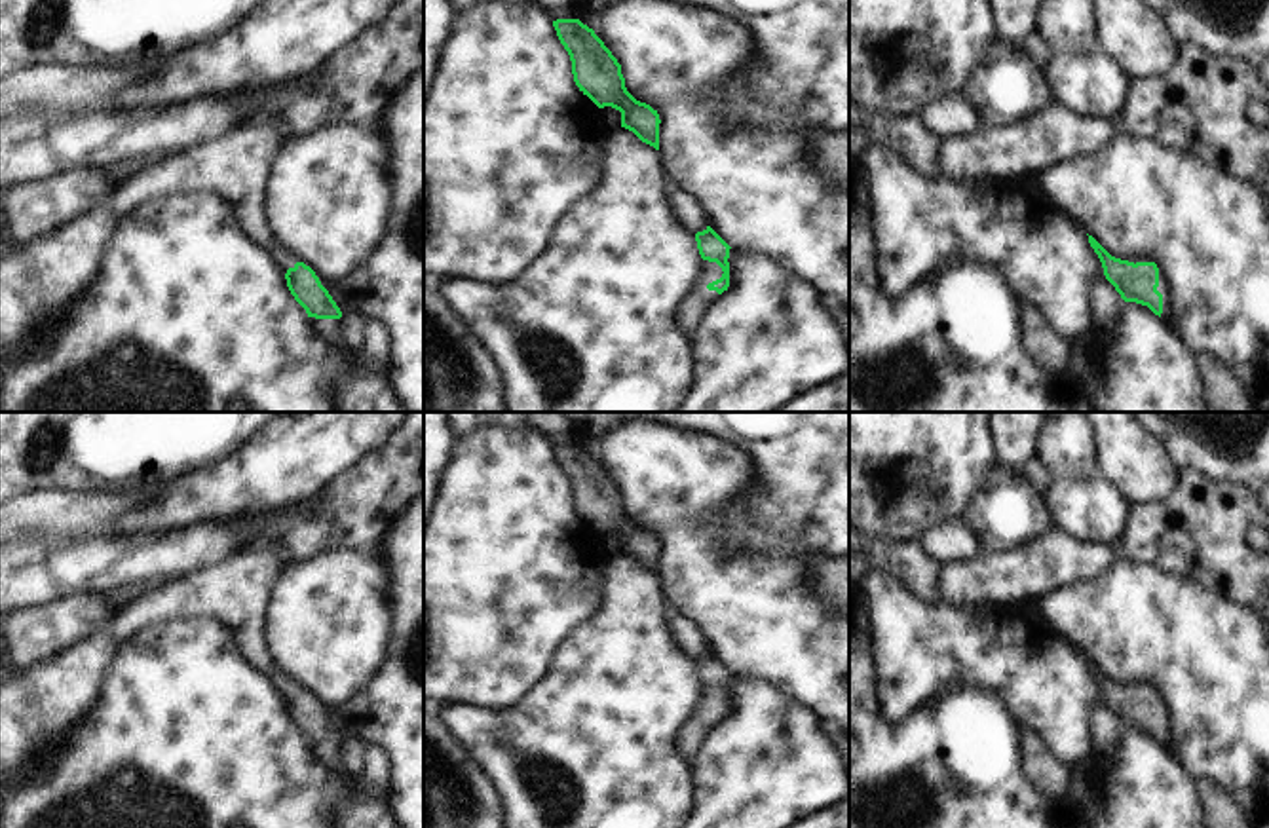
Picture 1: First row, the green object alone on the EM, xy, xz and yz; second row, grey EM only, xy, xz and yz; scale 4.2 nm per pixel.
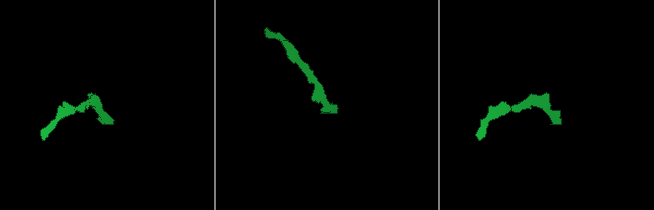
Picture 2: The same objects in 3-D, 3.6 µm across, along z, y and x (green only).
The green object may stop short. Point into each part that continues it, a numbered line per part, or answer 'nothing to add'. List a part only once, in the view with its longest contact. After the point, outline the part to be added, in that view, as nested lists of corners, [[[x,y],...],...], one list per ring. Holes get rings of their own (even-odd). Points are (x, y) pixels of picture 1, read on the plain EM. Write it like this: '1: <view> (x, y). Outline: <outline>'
1: xz (694, 730). Outline: [[[701,684],[699,701],[691,716],[682,724],[674,750],[680,760],[691,765],[695,754],[701,748],[705,735],[720,722],[716,716],[709,716],[707,710],[722,703],[722,693],[716,687]]]

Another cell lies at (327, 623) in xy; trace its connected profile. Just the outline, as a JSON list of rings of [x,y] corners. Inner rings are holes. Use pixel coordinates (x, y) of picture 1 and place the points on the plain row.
[[[338,549],[285,562],[268,598],[264,642],[272,667],[310,691],[319,706],[348,703],[376,674],[388,638],[388,579],[380,551]]]

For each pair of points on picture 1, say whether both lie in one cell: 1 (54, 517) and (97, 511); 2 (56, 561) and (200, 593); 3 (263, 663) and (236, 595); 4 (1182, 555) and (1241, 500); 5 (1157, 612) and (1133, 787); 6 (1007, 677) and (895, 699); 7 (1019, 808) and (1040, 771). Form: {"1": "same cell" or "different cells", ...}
{"1": "same cell", "2": "different cells", "3": "same cell", "4": "same cell", "5": "different cells", "6": "same cell", "7": "different cells"}

